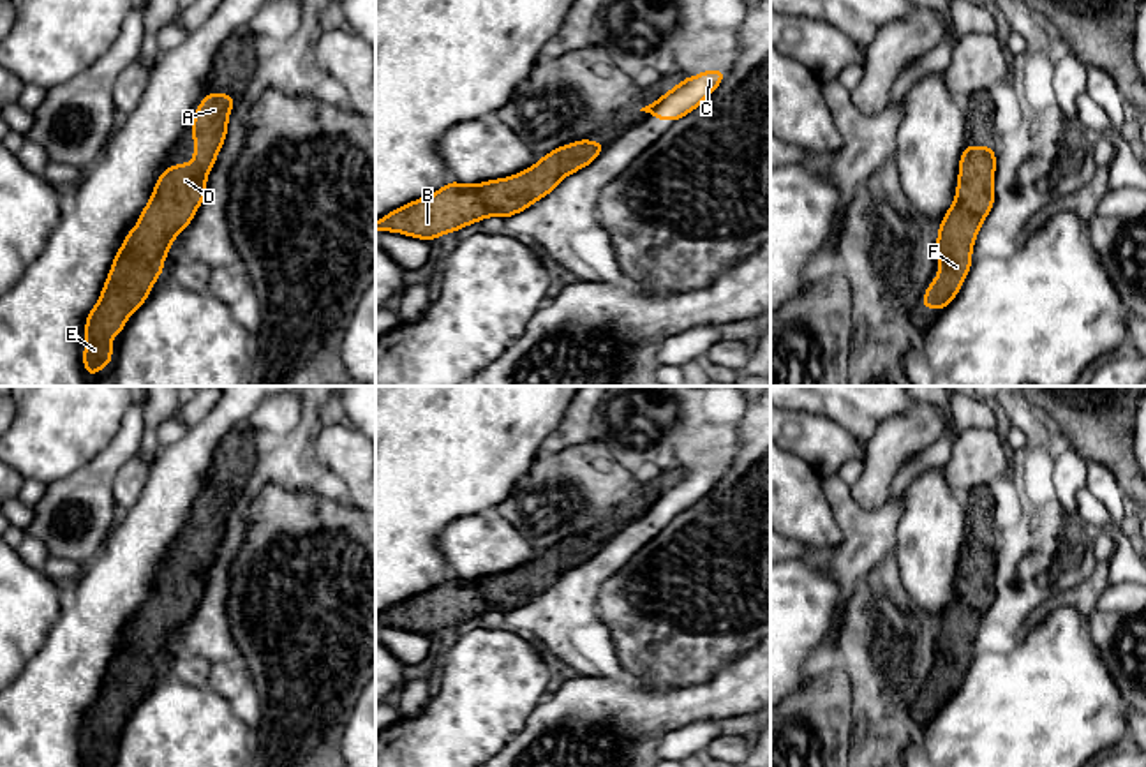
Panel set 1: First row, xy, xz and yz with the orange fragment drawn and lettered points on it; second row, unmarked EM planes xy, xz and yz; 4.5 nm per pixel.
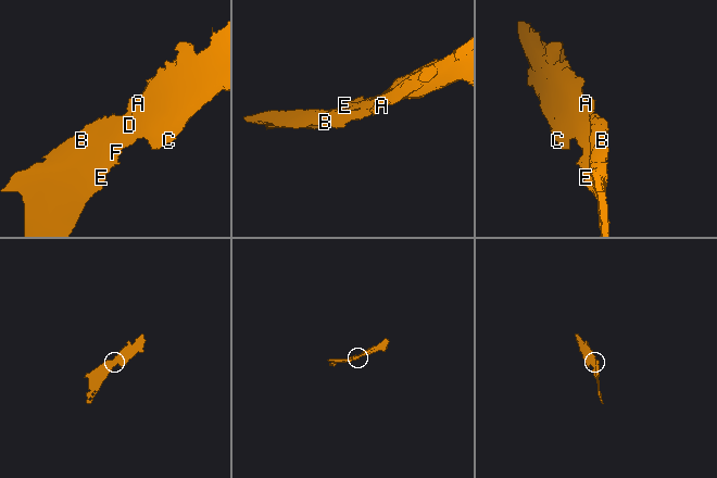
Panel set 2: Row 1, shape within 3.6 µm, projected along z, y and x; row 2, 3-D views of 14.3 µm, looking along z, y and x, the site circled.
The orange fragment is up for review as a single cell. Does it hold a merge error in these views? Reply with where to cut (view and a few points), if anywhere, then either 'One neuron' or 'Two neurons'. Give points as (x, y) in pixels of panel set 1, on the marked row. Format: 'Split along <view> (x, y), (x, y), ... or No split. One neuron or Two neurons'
No split. One neuron

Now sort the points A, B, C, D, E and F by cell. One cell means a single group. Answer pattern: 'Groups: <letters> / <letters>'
Groups: A B C D E F

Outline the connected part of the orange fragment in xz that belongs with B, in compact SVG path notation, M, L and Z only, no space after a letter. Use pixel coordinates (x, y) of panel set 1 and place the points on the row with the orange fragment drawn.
M580 139L559 146L538 162L508 178L476 185L450 180L441 190L411 201L376 222L376 233L393 231L434 242L490 215L508 219L550 194L568 175L599 157L603 141Z

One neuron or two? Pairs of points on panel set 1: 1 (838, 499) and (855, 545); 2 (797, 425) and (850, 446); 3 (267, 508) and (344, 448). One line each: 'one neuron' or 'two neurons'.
1: one neuron
2: one neuron
3: two neurons

